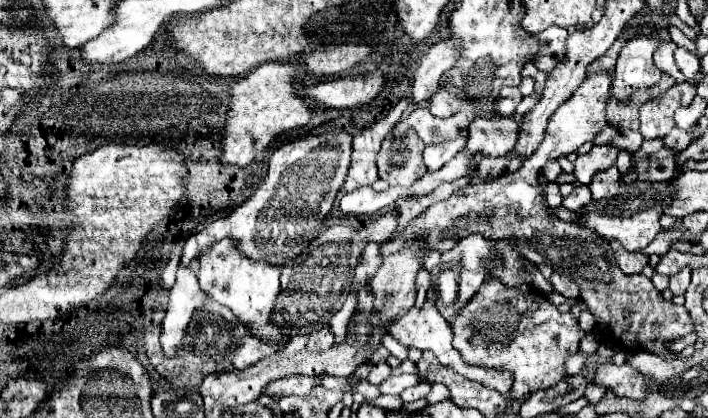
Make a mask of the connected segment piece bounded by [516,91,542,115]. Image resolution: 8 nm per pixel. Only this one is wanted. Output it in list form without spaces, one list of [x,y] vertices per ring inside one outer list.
[[[534,91],[530,97],[524,97],[524,99],[522,99],[522,103],[518,105],[516,113],[518,113],[518,115],[528,113],[528,111],[530,111],[530,109],[532,109],[532,107],[534,107],[538,101],[540,101],[540,97],[542,97],[542,93],[540,93],[540,91]]]

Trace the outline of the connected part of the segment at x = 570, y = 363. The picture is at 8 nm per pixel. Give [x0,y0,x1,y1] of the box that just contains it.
[566,353,588,375]

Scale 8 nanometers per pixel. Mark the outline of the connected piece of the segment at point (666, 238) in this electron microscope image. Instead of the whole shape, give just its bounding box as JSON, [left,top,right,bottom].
[642,229,688,255]

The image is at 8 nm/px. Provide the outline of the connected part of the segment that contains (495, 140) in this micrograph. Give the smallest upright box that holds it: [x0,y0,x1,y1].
[466,117,518,157]

